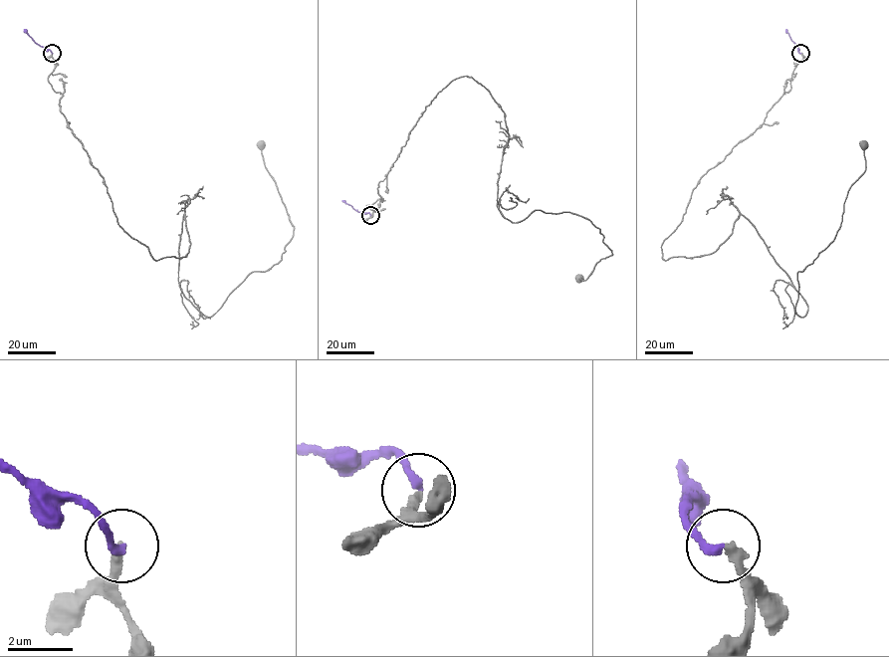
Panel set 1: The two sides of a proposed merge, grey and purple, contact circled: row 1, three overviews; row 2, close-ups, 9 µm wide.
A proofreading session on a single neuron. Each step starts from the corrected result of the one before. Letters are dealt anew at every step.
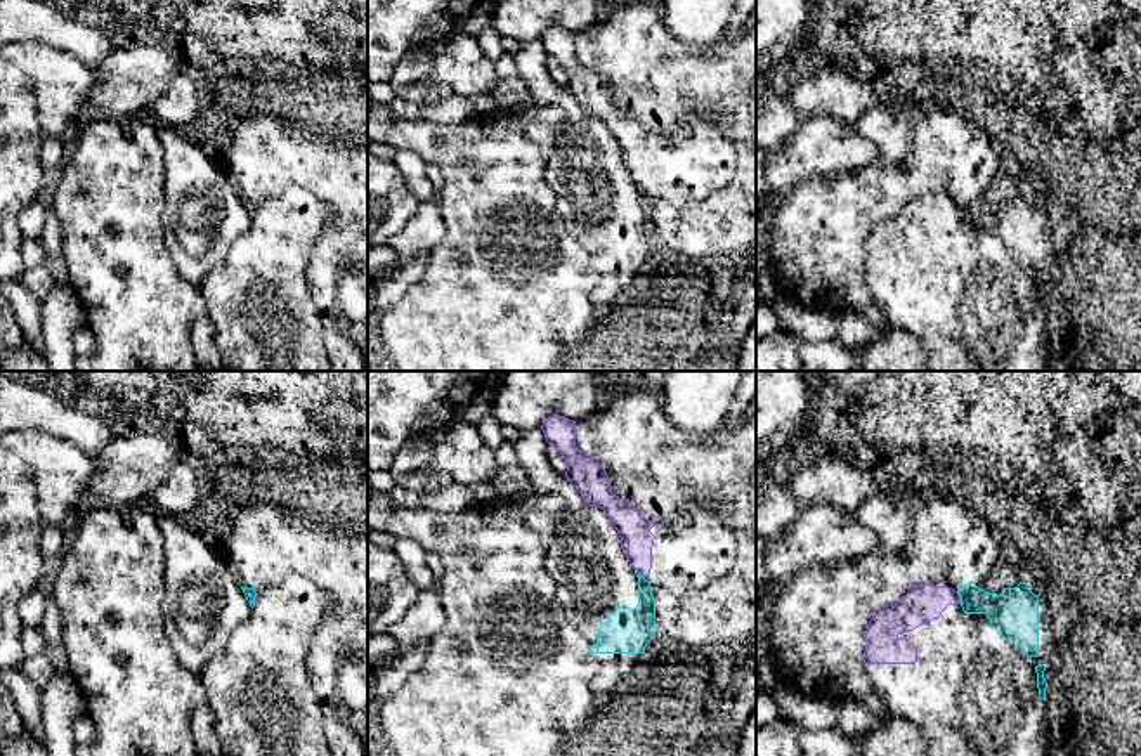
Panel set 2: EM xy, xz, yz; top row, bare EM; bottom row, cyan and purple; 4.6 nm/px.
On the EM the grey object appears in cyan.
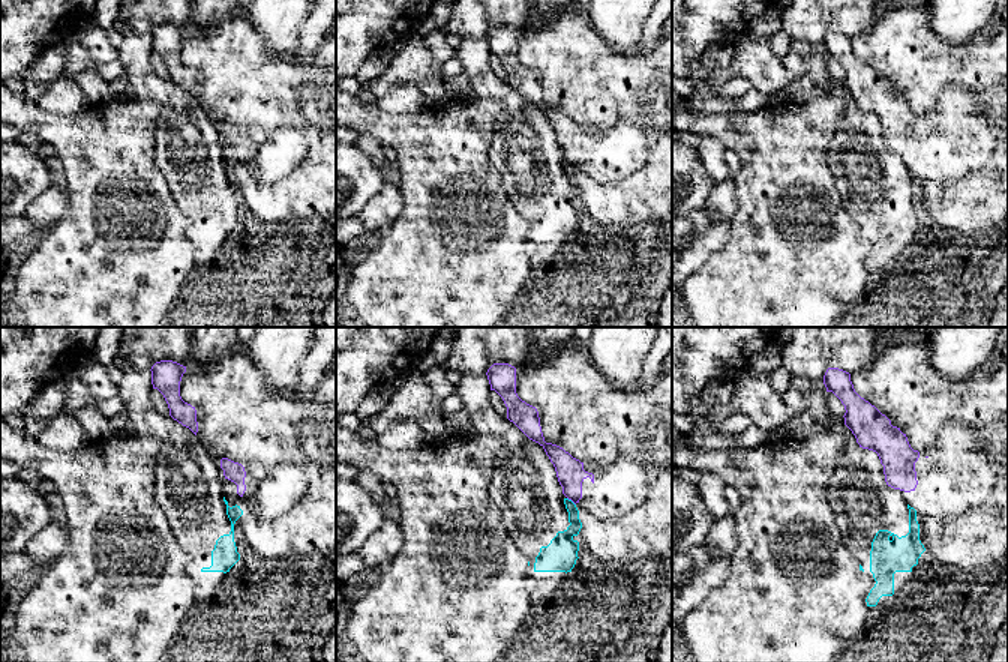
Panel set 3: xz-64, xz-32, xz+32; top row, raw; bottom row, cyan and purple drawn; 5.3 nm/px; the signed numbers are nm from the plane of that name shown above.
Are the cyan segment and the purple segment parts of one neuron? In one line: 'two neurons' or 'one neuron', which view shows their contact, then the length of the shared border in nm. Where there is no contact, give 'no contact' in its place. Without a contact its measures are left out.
two neurons; contact in yz; length 60 nm

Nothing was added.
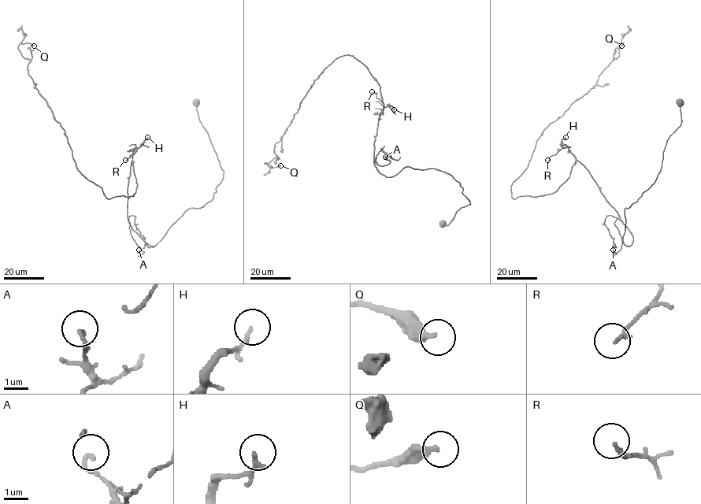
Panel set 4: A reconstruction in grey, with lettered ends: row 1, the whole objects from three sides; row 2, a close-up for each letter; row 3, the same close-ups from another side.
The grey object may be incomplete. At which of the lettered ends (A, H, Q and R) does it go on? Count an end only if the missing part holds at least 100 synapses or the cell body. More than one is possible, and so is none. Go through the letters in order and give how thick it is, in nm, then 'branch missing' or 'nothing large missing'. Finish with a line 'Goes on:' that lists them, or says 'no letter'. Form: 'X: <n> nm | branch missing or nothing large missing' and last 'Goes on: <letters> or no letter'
A: 140 nm | nothing large missing
H: 120 nm | nothing large missing
Q: 400 nm | nothing large missing
R: 160 nm | nothing large missing
Goes on: no letter

